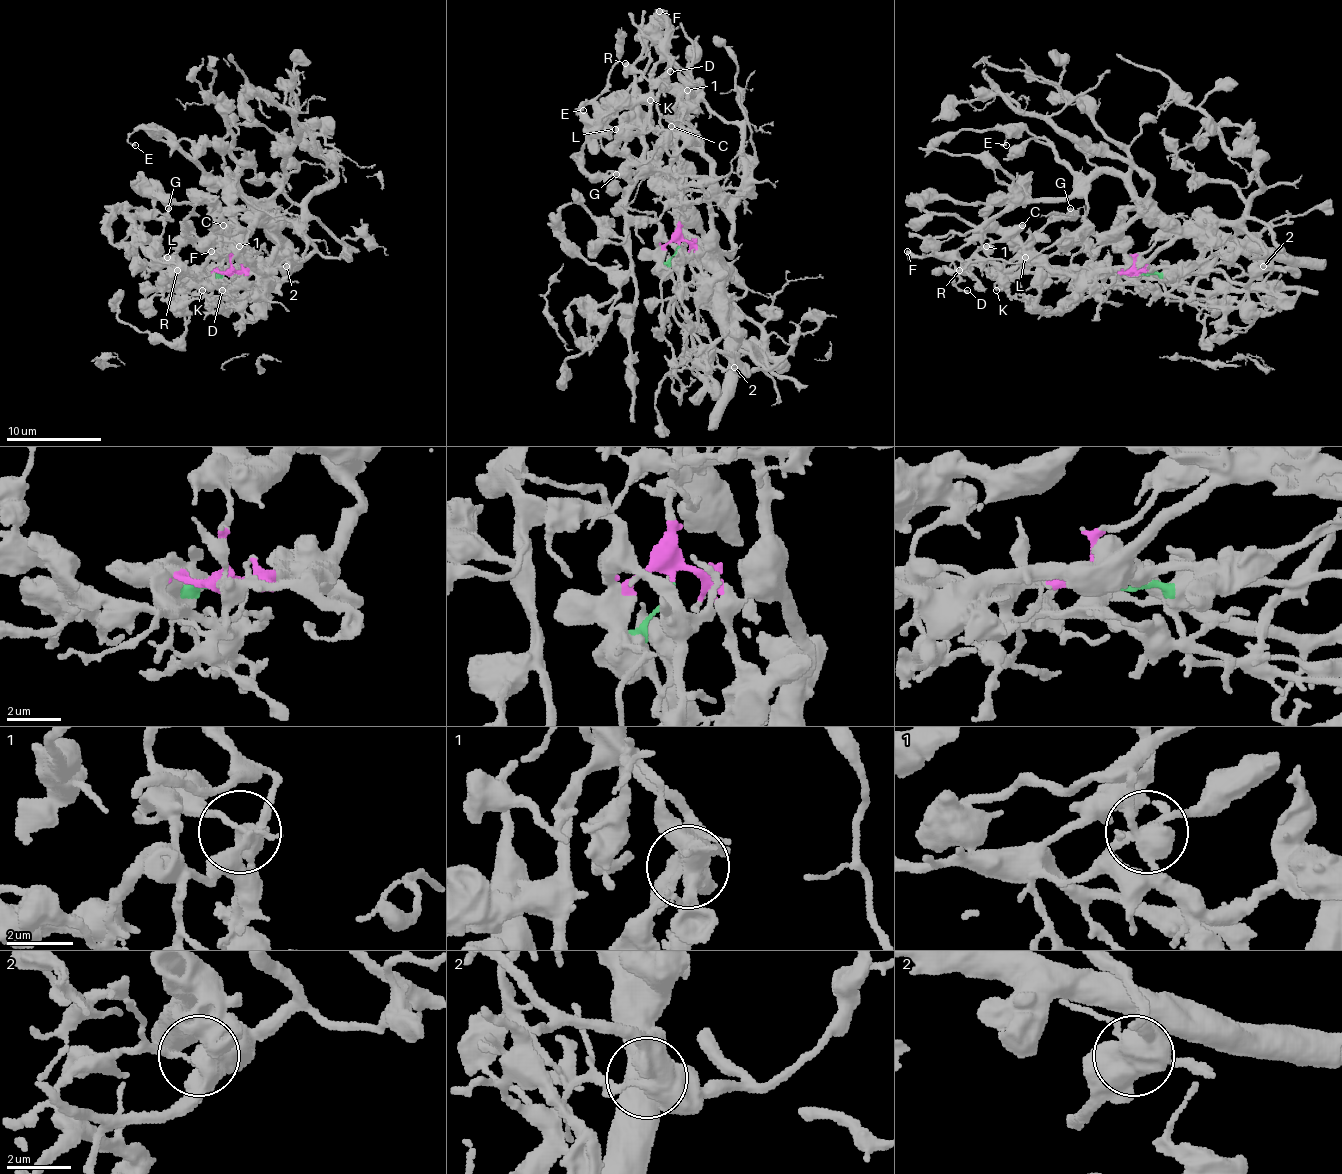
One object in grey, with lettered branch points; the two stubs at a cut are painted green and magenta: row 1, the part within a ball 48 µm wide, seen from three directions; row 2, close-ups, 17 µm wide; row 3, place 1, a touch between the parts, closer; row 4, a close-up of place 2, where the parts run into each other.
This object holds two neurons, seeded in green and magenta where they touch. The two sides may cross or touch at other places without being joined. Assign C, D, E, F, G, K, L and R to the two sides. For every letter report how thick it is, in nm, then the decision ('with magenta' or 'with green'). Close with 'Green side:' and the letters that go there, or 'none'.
C: 600 nm | with magenta
D: 240 nm | with magenta
E: 160 nm | with green
F: 480 nm | with magenta
G: 280 nm | with magenta
K: 140 nm | with magenta
L: 460 nm | with magenta
R: 650 nm | with magenta
Green side: E

